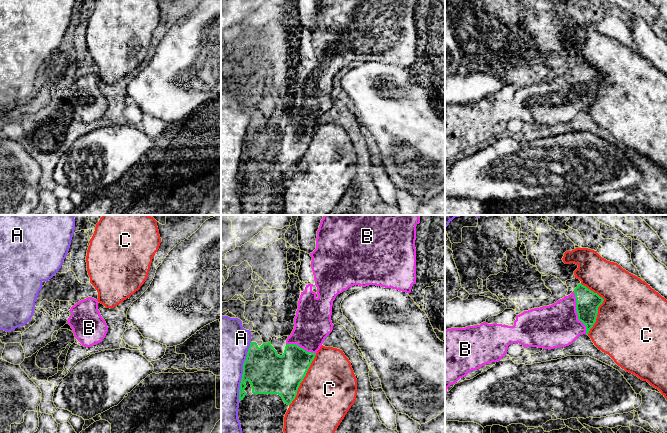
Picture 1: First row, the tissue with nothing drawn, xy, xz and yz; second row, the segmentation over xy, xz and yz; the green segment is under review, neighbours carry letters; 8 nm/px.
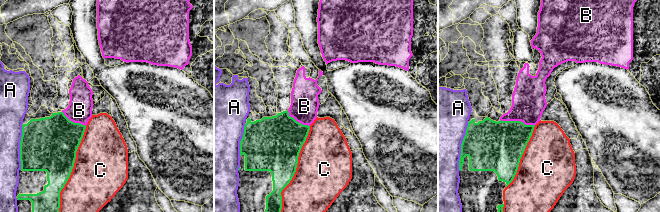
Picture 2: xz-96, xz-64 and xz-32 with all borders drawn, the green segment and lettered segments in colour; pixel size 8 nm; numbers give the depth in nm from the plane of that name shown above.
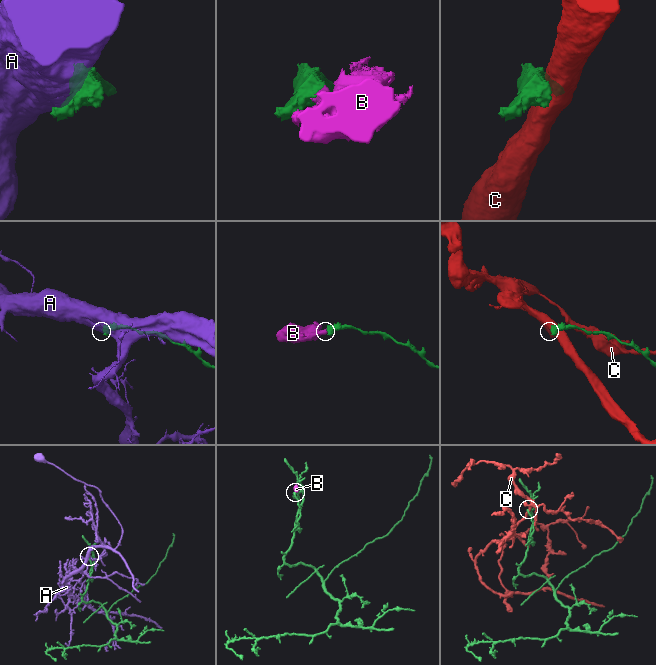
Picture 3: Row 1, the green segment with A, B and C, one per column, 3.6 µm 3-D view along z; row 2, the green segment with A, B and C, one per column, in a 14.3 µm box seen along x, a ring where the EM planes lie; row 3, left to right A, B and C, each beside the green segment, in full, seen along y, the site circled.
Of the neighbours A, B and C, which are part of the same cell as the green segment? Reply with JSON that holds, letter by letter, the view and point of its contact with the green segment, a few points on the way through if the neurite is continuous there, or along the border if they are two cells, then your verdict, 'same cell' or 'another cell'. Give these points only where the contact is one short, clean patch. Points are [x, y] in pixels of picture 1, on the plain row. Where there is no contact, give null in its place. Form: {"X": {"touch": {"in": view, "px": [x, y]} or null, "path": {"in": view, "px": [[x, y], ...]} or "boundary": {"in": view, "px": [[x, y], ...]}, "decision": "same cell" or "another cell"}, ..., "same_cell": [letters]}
{"A": {"touch": {"in": "xz", "px": [243, 147]}, "decision": "another cell"}, "B": {"touch": {"in": "yz", "px": [576, 87]}, "path": {"in": "yz", "px": [[587, 78], [576, 87], [557, 101]]}, "decision": "same cell"}, "C": {"touch": {"in": "yz", "px": [600, 80]}, "decision": "another cell"}, "same_cell": ["B"]}

